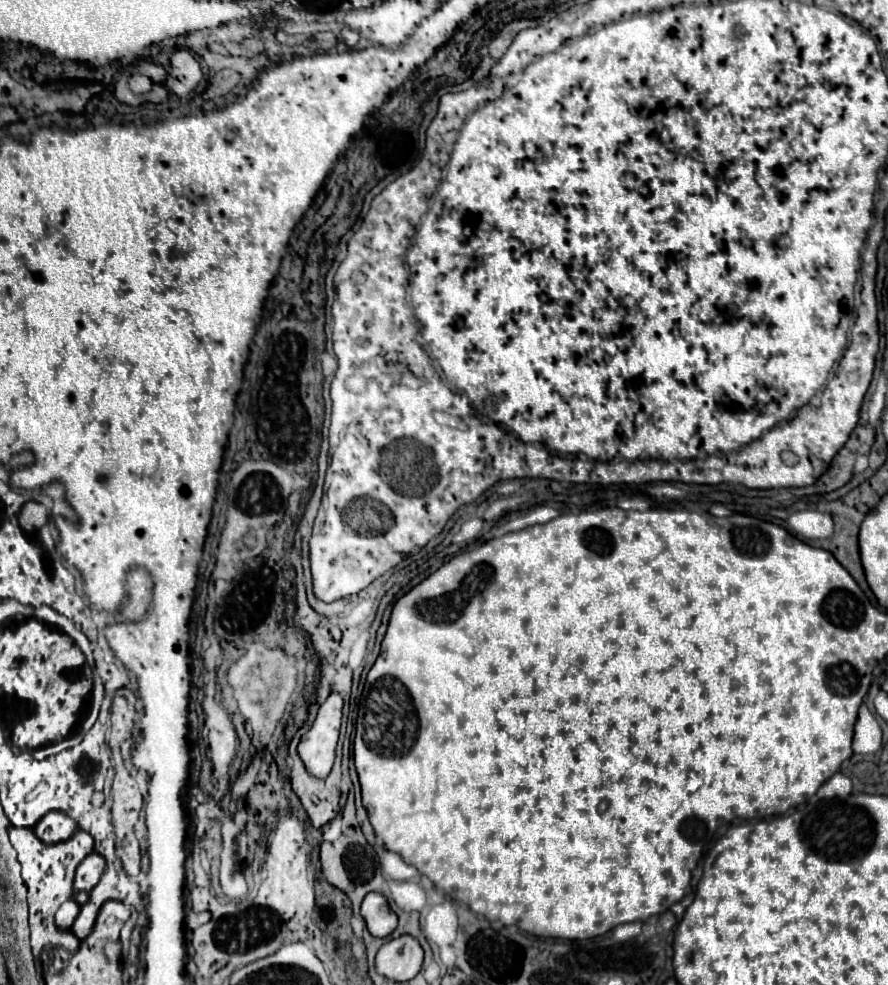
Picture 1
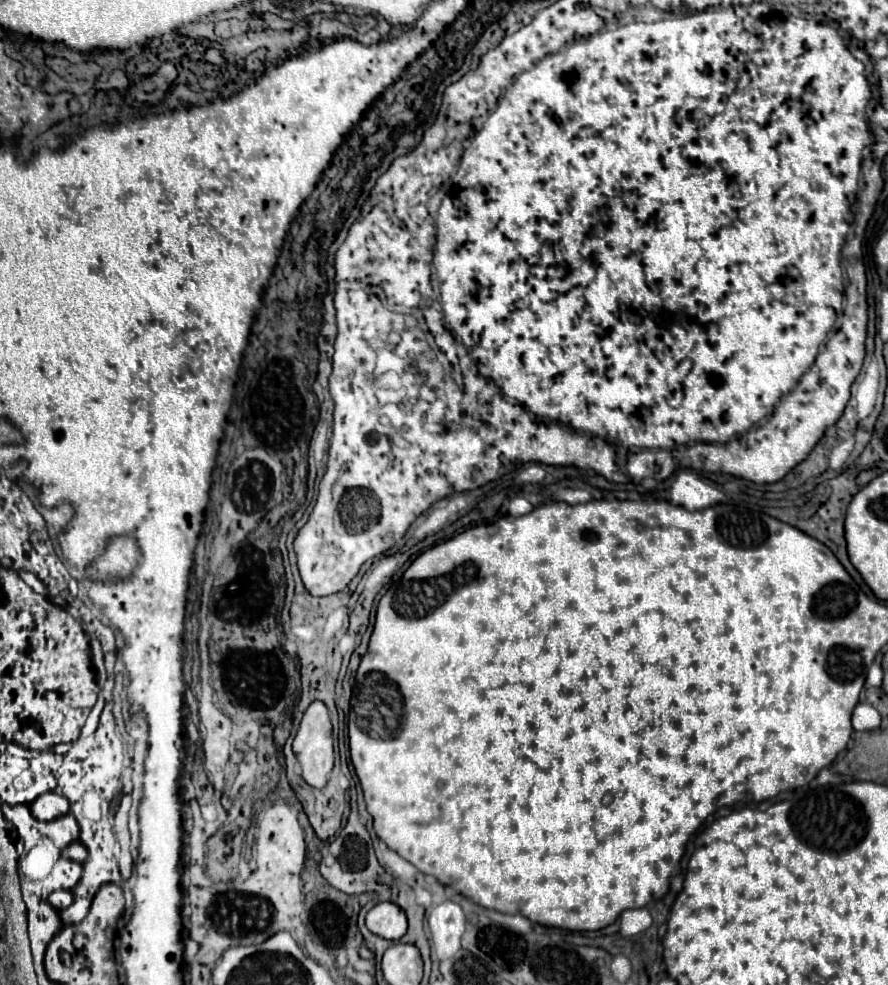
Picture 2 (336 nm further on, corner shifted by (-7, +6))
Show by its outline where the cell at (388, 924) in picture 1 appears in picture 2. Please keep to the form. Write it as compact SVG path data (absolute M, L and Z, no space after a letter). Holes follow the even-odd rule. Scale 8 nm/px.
M379 903L367 913L367 929L383 939L399 941L407 933L407 917L395 903Z

